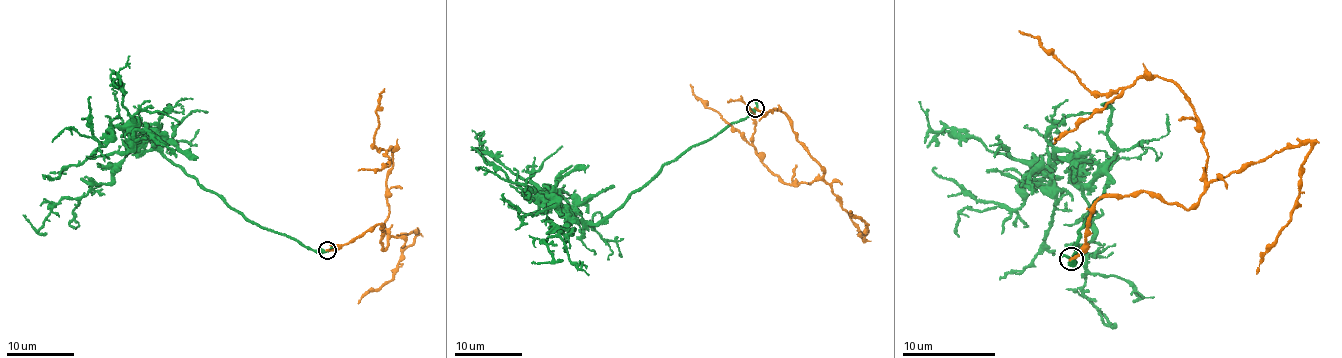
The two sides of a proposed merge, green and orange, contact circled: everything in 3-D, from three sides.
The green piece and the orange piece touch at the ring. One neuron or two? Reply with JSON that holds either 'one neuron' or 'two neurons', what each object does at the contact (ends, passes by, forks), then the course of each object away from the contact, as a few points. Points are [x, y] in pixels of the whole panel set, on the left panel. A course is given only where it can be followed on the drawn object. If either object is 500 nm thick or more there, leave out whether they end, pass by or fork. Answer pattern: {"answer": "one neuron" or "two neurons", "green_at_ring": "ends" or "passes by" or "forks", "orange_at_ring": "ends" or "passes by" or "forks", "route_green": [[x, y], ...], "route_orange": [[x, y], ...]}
{"answer": "two neurons", "green_at_ring": "passes by", "orange_at_ring": "ends", "route_green": [[327, 249], [260, 227], [228, 205], [154, 149], [157, 126], [140, 124], [125, 151], [95, 155], [45, 179]], "route_orange": [[327, 249], [340, 249], [378, 225], [384, 249], [388, 240], [386, 179], [392, 152], [375, 148], [384, 89]]}

